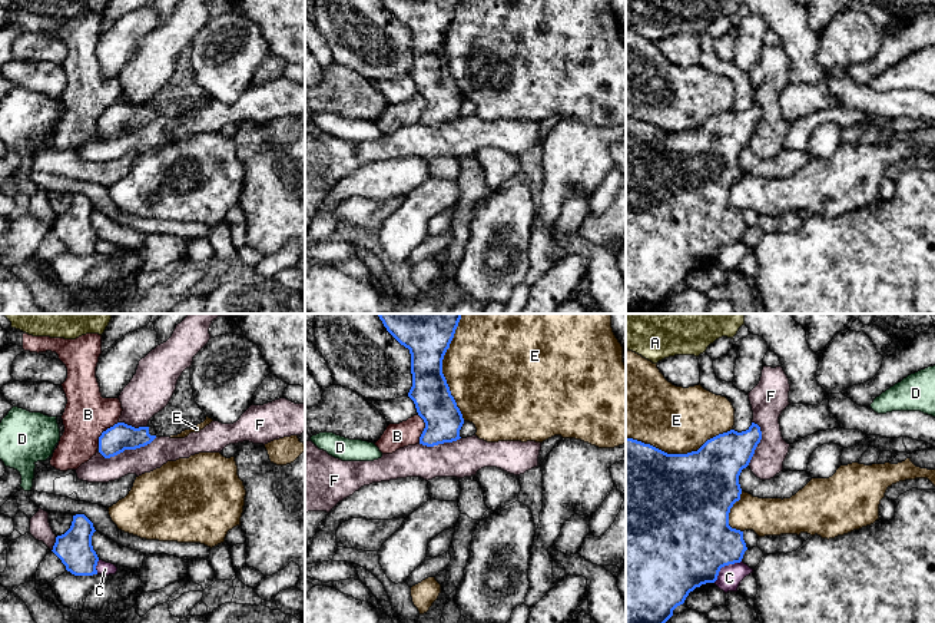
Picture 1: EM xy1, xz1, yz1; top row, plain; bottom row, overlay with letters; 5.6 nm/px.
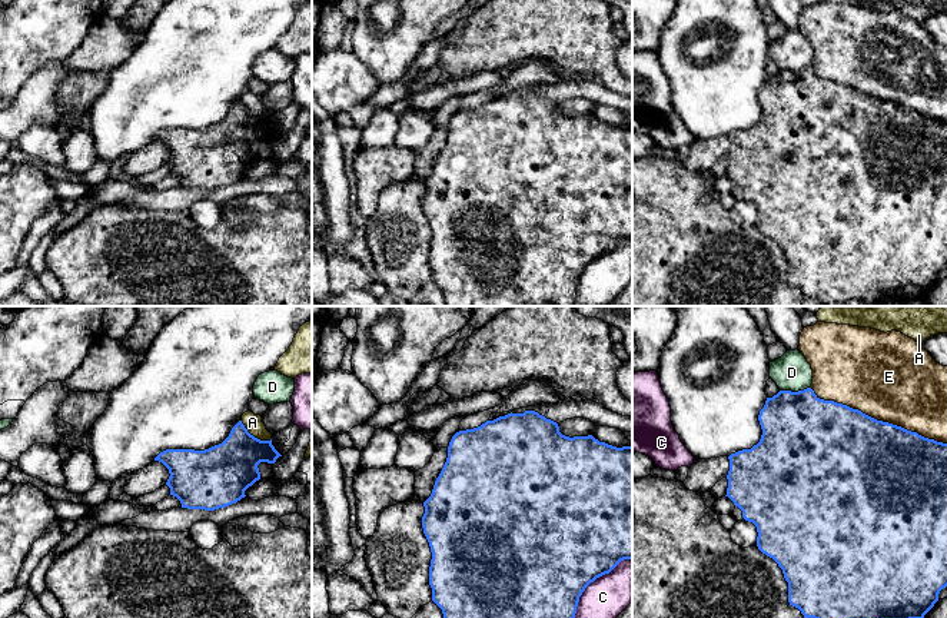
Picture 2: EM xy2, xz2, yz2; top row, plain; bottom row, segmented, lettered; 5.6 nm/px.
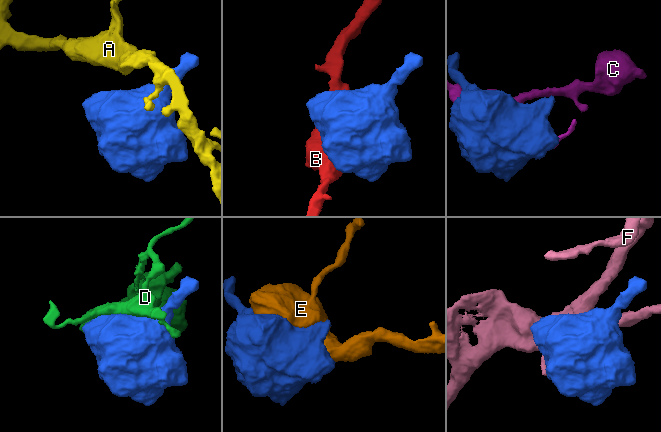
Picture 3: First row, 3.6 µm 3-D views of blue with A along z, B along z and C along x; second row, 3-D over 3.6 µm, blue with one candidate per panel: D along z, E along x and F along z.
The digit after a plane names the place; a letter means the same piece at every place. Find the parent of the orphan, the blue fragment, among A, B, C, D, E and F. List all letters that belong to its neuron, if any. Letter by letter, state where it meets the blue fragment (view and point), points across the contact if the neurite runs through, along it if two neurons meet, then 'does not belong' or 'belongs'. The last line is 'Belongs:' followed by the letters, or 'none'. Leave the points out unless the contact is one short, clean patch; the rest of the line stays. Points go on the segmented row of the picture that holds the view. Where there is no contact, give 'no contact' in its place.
A: contact xy2 (252, 435); does not belong
B: contact xy1 (102, 433); does not belong
C: contact xz2 (594, 580); does not belong
D: contact yz2 (794, 392); does not belong
E: contact yz2 (879, 421); does not belong
F: contact xy1 (126, 448); does not belong
Belongs: none

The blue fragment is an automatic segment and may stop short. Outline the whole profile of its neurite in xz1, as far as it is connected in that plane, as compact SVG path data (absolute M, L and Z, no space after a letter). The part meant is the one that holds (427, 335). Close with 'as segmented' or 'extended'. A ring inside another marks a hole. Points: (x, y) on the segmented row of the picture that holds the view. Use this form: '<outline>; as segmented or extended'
M377 314L387 331L411 354L412 387L408 397L414 401L425 428L420 444L434 447L460 440L462 414L451 395L442 374L442 359L454 338L462 314Z; as segmented

